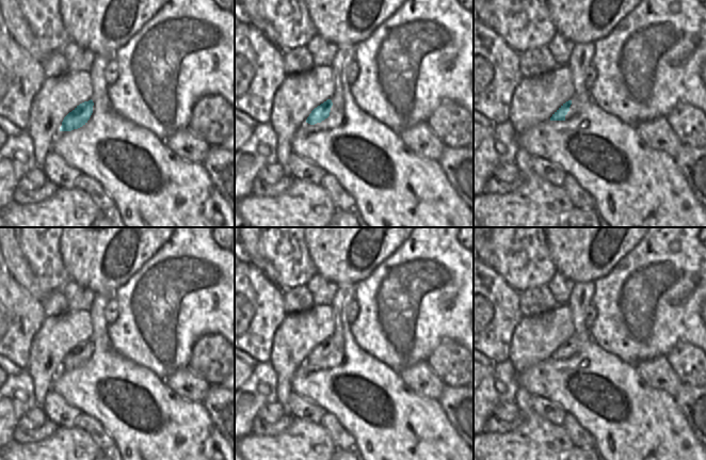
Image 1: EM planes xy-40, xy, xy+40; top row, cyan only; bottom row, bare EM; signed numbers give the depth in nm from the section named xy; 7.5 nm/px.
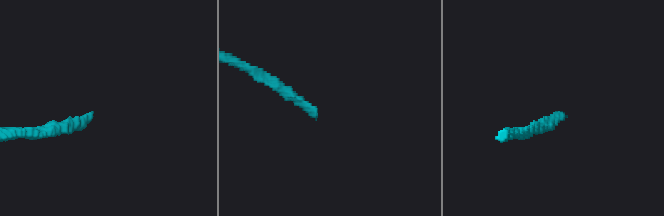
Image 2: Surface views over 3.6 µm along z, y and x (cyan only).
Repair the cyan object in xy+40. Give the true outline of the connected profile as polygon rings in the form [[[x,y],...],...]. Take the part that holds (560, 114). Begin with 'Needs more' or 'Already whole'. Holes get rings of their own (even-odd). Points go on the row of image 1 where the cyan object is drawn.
Needs more. [[[573,97],[563,104],[550,117],[550,121],[568,121],[578,113],[578,100]]]

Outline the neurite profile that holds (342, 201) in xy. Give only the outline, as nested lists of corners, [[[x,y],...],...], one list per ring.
[[[325,174],[320,181],[320,186],[326,190],[337,210],[354,210],[356,208],[352,195],[332,174]]]

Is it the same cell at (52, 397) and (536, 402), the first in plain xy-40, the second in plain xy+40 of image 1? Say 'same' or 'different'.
same

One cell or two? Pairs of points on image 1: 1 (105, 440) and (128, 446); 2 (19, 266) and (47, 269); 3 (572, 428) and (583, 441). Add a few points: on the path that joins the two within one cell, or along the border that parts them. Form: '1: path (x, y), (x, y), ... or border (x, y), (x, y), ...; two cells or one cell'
1: border (100, 423), (115, 444); two cells
2: border (21, 243), (23, 256), (43, 289); two cells
3: path (575, 431), (581, 438); one cell

